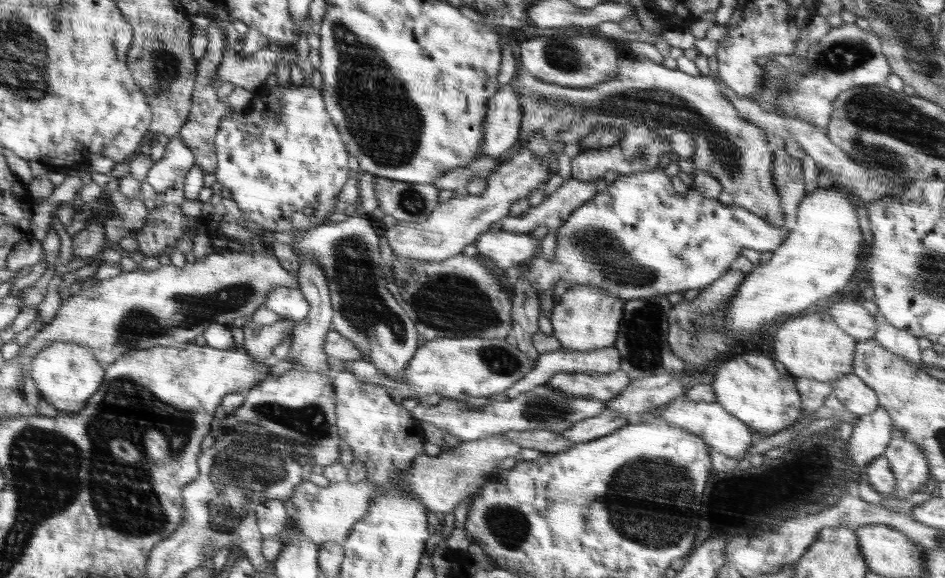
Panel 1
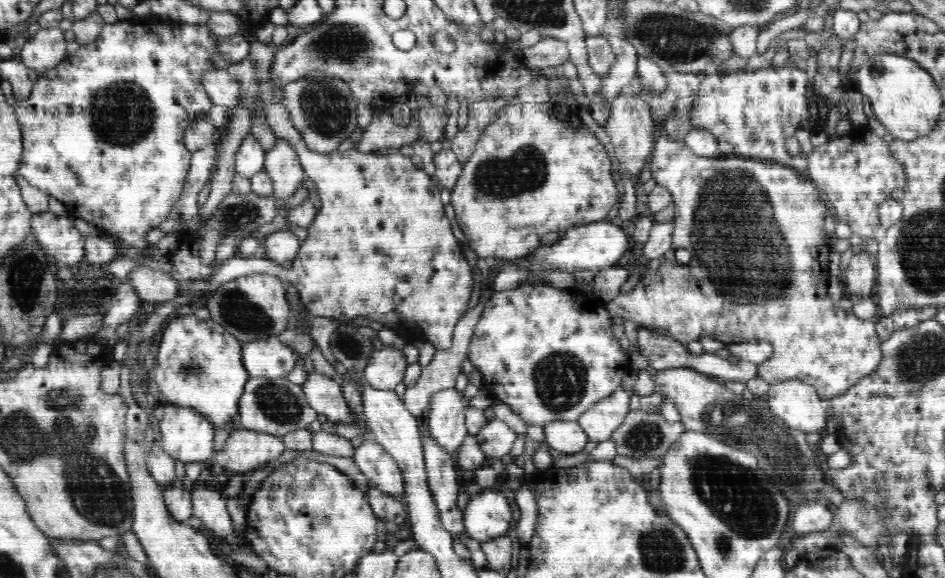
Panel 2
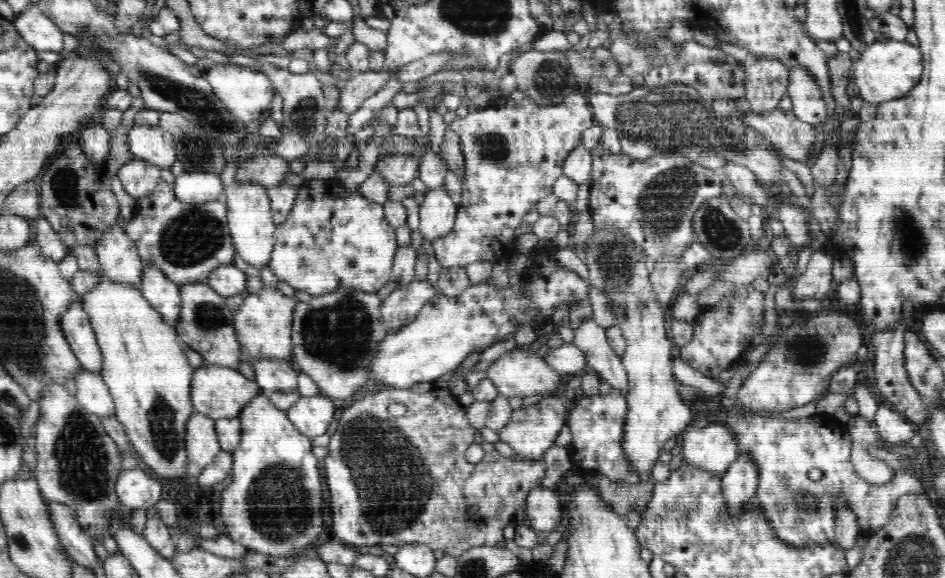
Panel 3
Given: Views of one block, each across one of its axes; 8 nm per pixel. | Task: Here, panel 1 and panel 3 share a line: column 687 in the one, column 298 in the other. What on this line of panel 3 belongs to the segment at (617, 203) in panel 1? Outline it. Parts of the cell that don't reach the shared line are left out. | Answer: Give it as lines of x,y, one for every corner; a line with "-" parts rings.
337,179
306,181
297,195
293,208
290,210
290,214
288,214
288,219
276,227
275,238
276,243
273,247
270,262
268,262
270,270
279,280
282,280
284,284
293,286
295,290
305,290
313,296
322,296
322,294
328,294
340,288
354,288
367,293
375,293
376,290
380,290
382,286
393,280
393,260
399,247
397,245
395,229
386,221
383,206
368,201
364,196
361,196
359,191
352,192
351,190
346,190

